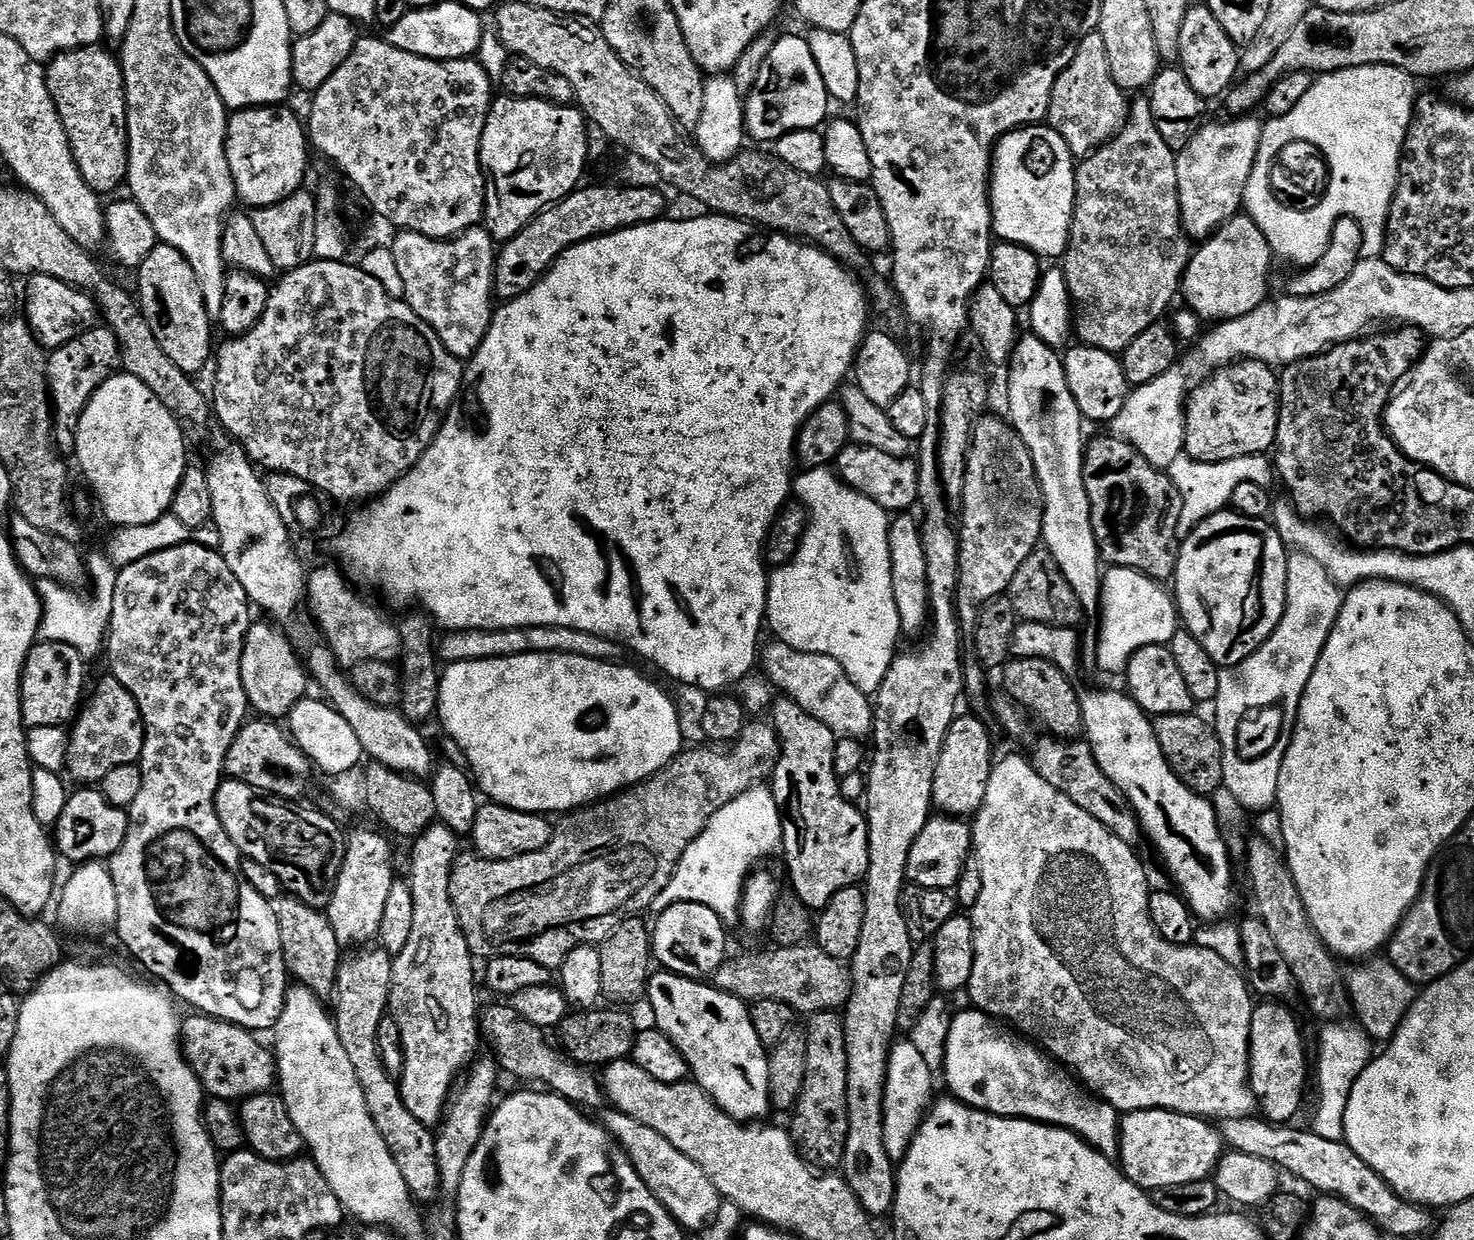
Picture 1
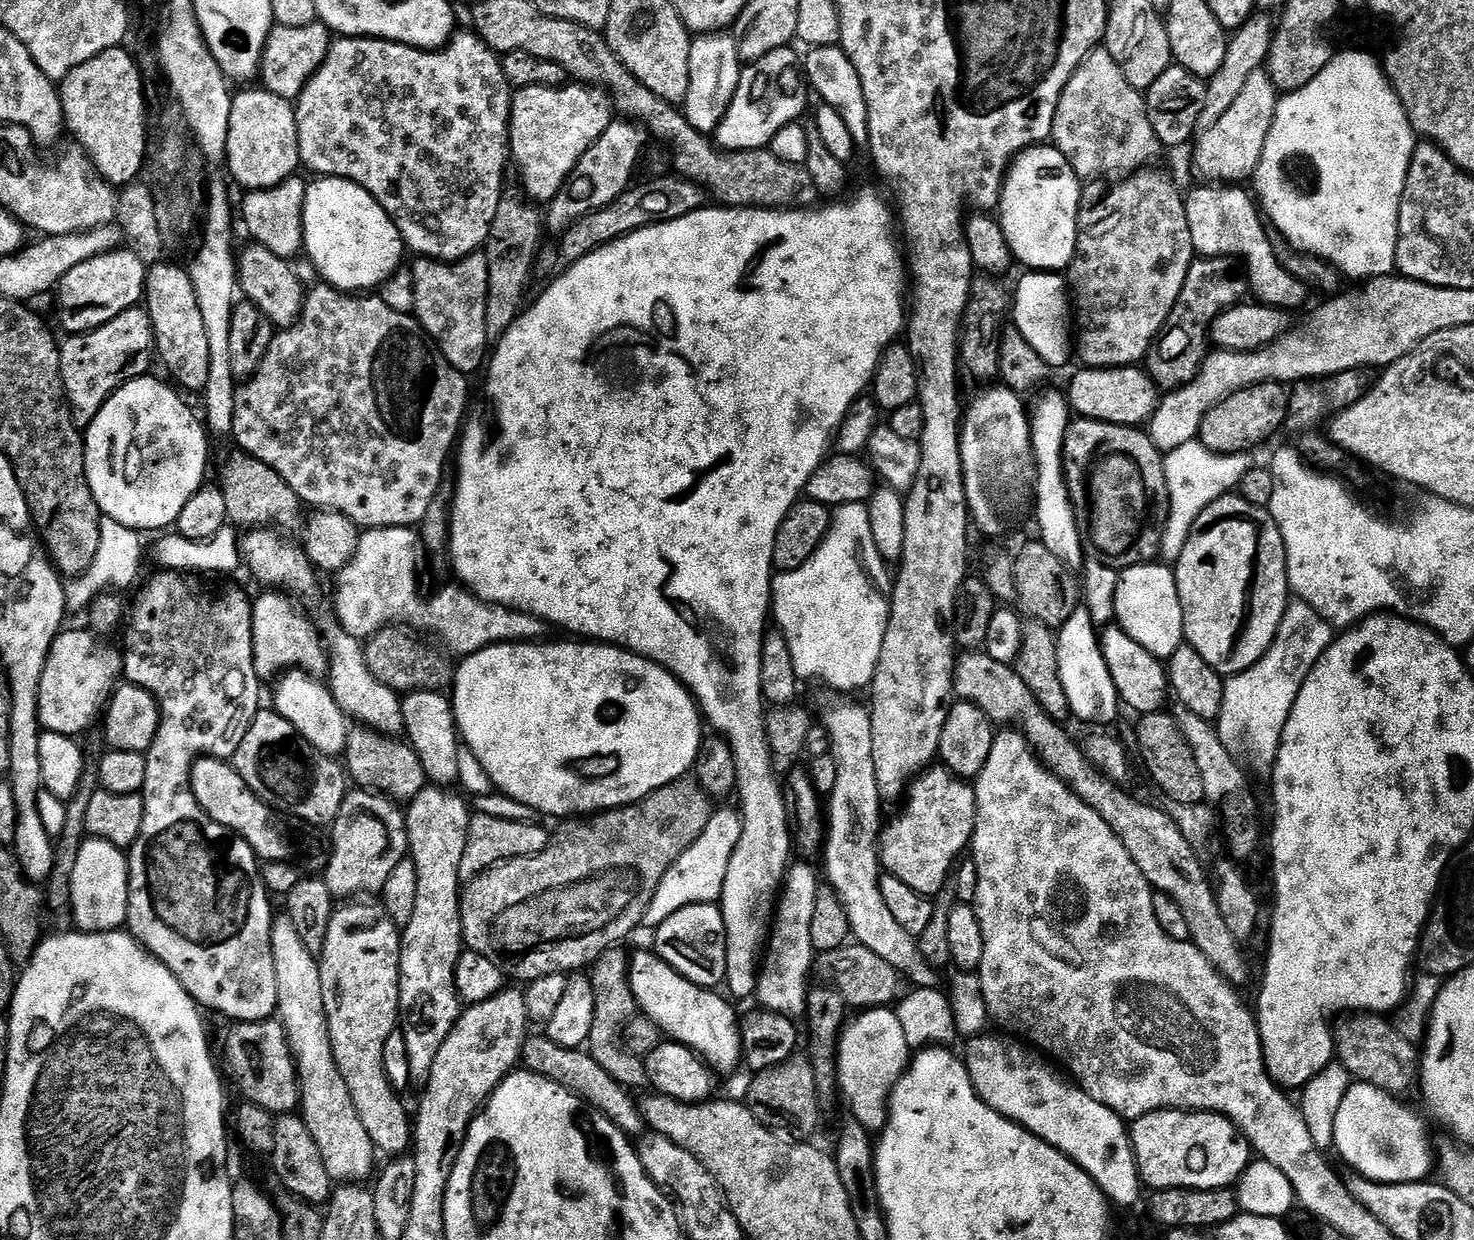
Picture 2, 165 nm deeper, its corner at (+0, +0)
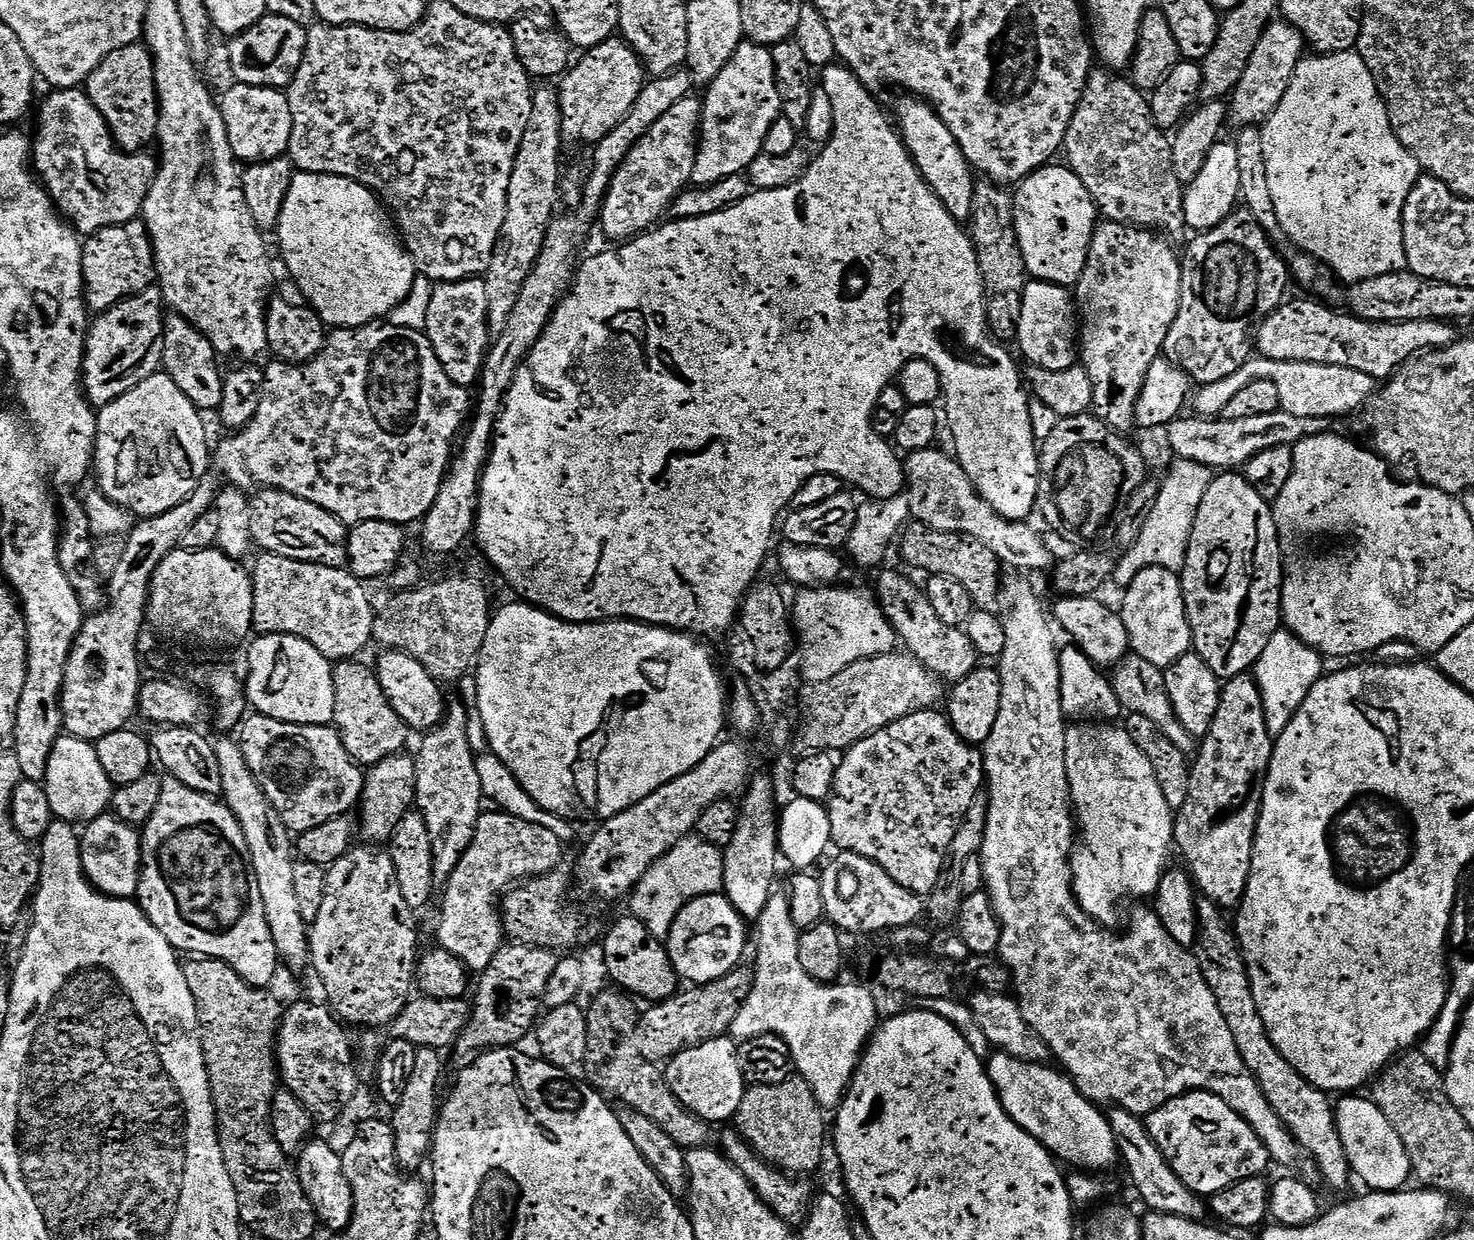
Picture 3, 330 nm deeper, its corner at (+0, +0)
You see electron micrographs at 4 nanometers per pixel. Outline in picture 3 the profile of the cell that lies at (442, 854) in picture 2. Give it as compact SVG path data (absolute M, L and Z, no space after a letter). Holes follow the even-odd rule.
M460 708L447 709L446 715L437 723L436 727L427 733L420 753L415 753L416 782L414 785L414 804L421 816L424 825L428 827L428 834L432 839L432 879L443 882L458 864L464 851L470 846L474 838L474 830L478 818L482 815L480 800L482 793L478 782L476 769L477 753L472 752L472 744L468 741L468 724L464 721L464 712Z

